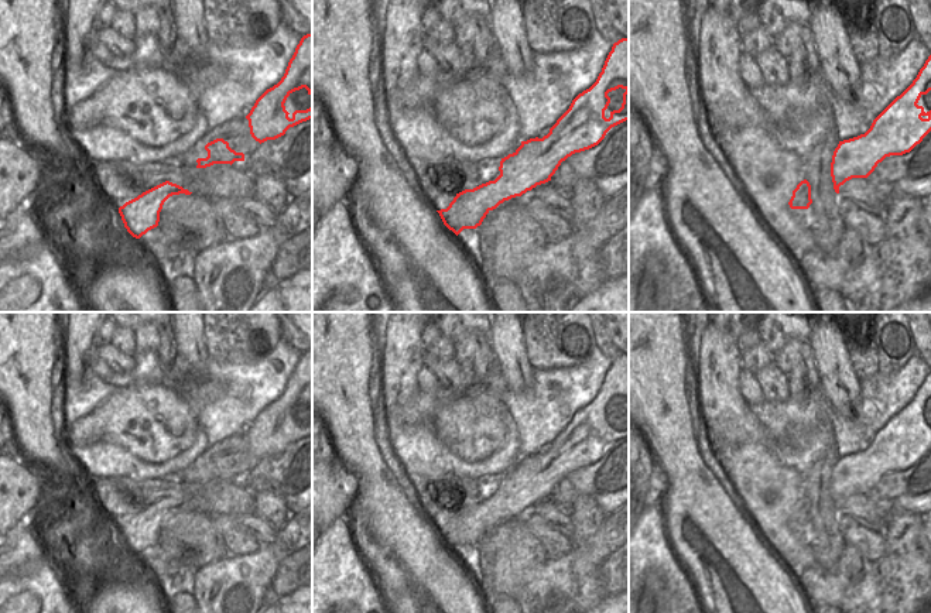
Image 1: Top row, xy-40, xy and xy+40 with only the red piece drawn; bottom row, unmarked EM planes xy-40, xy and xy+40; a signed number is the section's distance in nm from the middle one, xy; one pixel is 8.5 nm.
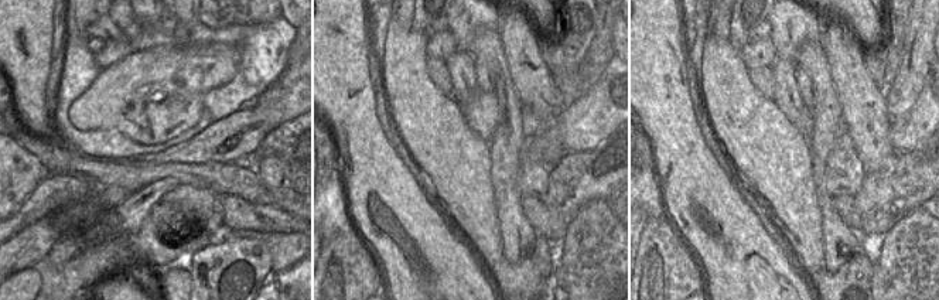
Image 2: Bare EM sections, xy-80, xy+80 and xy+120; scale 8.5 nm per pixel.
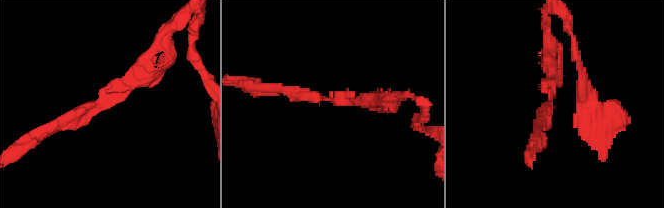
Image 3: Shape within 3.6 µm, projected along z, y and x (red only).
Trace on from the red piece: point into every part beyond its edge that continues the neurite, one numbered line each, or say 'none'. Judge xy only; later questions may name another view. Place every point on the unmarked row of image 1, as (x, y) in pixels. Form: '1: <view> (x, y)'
none

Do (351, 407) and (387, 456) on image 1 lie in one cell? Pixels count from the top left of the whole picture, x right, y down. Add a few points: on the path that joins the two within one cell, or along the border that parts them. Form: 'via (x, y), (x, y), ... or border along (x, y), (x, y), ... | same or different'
border along (369, 407), (373, 415), (375, 444), (390, 469) | different

